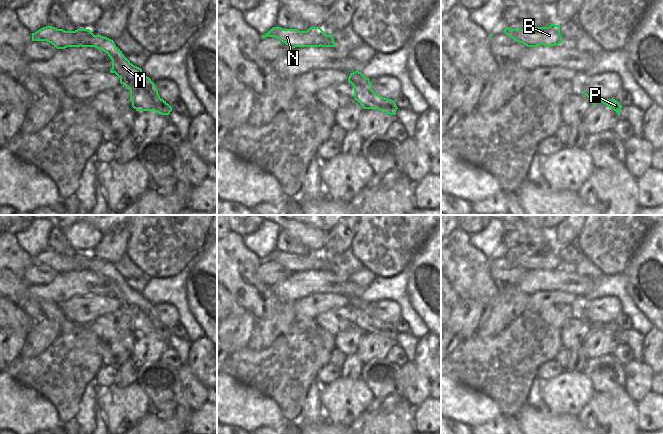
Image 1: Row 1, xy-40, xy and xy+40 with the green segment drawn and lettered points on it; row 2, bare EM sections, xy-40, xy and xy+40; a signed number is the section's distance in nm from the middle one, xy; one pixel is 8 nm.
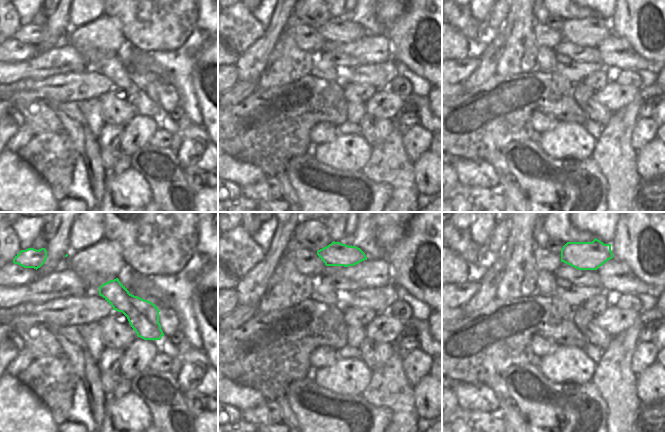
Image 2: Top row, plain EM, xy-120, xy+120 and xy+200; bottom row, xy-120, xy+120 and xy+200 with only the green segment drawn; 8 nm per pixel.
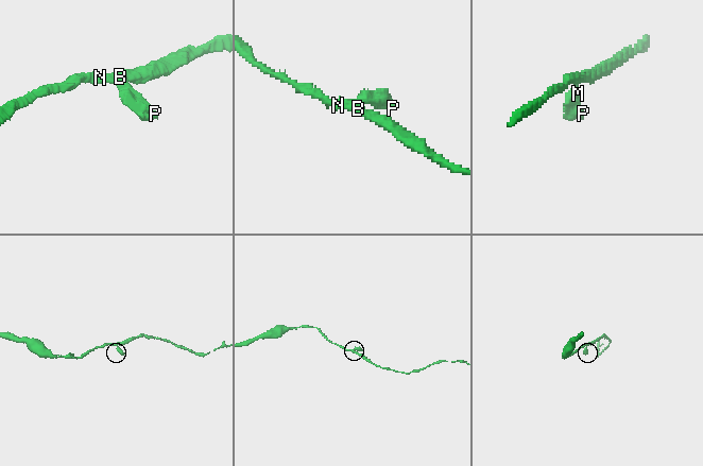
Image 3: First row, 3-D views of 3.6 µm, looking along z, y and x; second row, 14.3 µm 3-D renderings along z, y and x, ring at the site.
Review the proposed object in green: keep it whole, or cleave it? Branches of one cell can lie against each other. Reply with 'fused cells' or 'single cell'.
fused cells

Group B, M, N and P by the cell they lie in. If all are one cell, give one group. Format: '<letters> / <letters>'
B N / M P

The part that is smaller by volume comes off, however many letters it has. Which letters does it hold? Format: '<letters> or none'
M, P

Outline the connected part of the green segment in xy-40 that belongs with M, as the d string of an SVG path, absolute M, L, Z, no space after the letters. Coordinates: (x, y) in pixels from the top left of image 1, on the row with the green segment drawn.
M83 35L81 47L95 47L108 54L112 60L111 73L120 78L120 83L130 90L132 107L137 111L155 111L169 115L172 107L160 98L158 90L142 69L133 65L114 44L114 41L101 35Z

